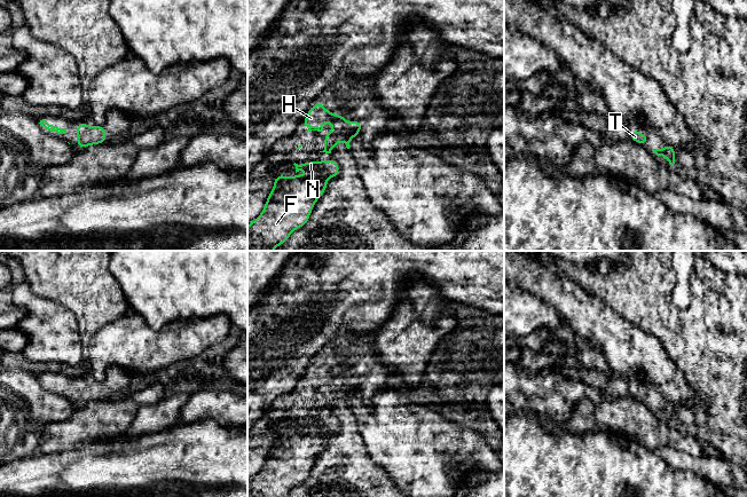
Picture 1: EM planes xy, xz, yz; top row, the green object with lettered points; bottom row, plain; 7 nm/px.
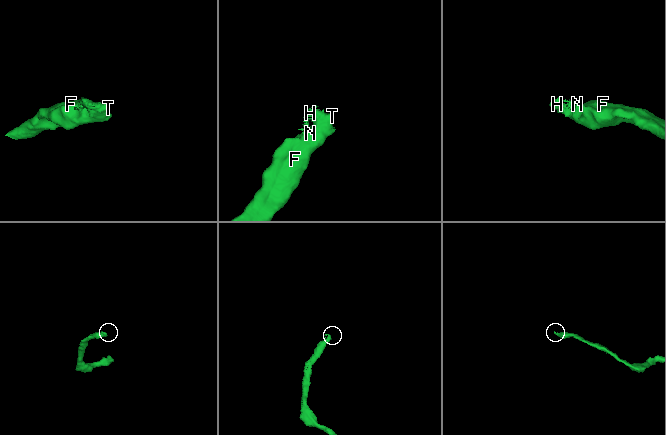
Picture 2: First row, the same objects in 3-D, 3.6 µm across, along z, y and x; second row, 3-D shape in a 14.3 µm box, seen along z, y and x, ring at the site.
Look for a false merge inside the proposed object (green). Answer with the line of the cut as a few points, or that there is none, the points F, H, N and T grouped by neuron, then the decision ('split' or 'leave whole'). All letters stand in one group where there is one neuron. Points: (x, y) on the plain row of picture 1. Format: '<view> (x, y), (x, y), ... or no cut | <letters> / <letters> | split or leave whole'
no cut | F H N T | leave whole

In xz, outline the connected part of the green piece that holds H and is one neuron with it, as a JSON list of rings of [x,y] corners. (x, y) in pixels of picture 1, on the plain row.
[[[315,358],[314,365],[310,364],[306,371],[302,384],[307,384],[306,388],[317,387],[323,388],[323,382],[321,379],[332,379],[333,387],[327,389],[324,395],[324,407],[320,409],[331,410],[331,407],[336,403],[336,400],[343,397],[346,401],[346,404],[349,405],[349,399],[353,393],[359,392],[361,388],[361,377],[353,377],[352,379],[346,378],[343,374],[343,369],[339,368],[337,373],[335,370],[331,370],[328,365],[322,363],[325,360]]]

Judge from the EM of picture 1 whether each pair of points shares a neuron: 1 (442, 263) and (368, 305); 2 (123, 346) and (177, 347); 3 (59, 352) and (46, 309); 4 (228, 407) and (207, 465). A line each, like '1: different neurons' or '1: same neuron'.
1: same neuron
2: same neuron
3: same neuron
4: different neurons

